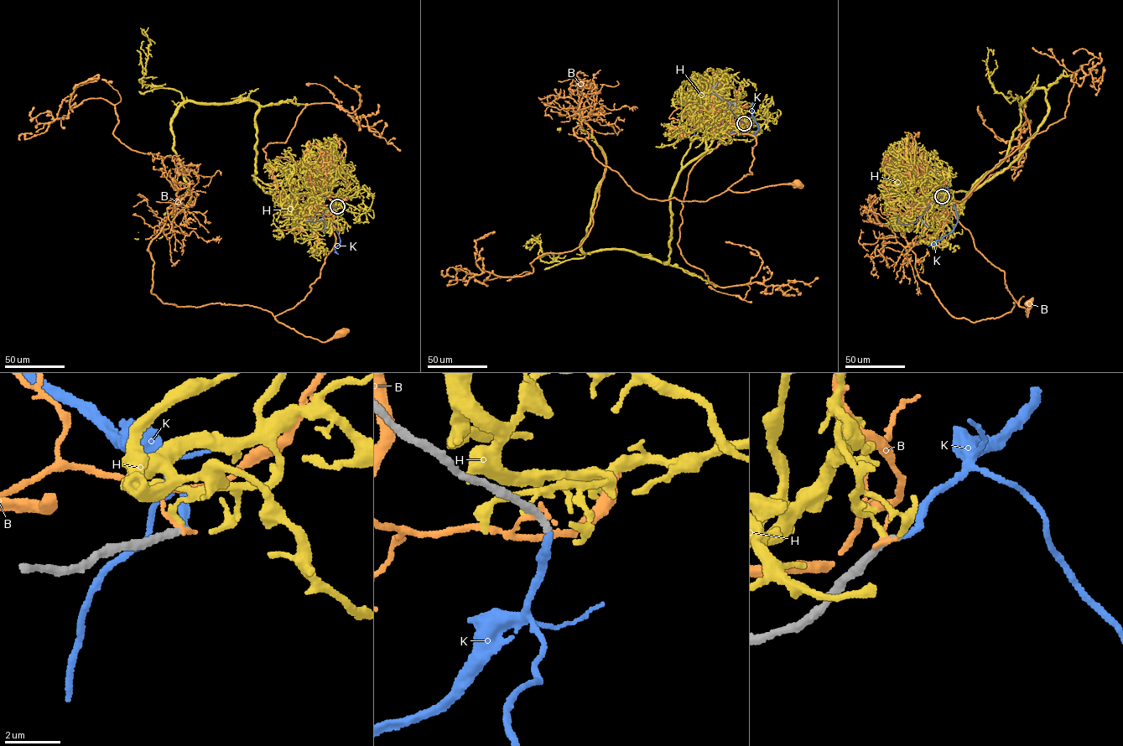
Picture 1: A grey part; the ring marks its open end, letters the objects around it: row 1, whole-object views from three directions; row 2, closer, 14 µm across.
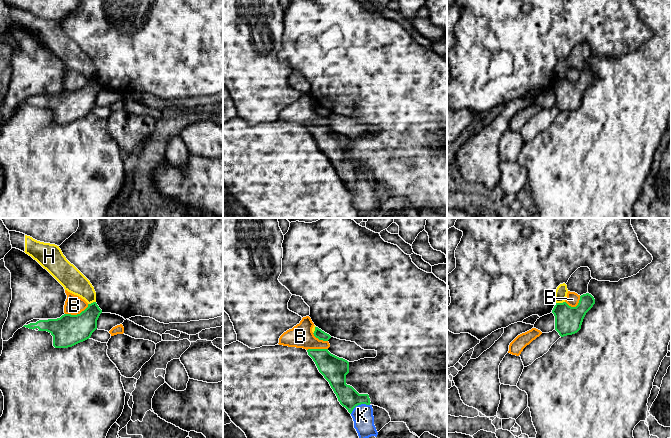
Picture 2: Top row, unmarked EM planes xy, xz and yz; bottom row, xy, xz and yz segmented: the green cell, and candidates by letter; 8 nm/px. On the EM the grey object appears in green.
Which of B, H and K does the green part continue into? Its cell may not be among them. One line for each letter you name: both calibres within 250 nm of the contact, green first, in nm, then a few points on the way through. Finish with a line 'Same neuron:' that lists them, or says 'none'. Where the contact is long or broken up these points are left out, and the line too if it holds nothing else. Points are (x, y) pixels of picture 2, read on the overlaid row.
K: 160/170 nm | across xz (348, 397), (359, 404), (362, 415)
Same neuron: K

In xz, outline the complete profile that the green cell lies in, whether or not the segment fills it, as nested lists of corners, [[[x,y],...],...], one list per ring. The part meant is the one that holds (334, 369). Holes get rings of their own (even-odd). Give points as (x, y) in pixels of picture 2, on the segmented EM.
[[[308,349],[319,372],[329,382],[340,404],[351,414],[359,438],[377,437],[373,408],[368,394],[359,394],[346,384],[349,362],[331,354],[328,349]]]

